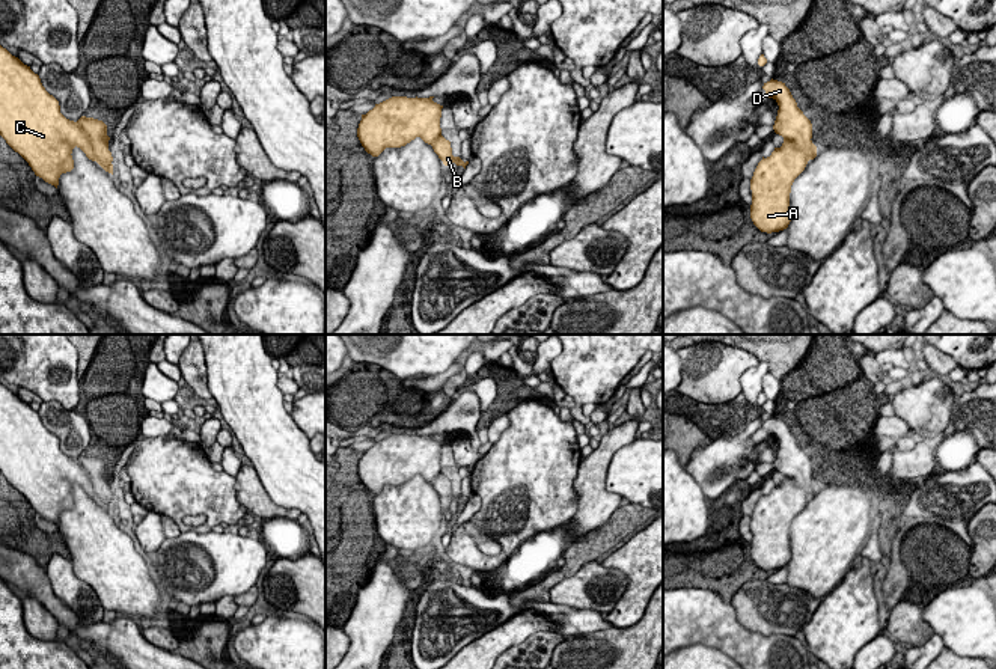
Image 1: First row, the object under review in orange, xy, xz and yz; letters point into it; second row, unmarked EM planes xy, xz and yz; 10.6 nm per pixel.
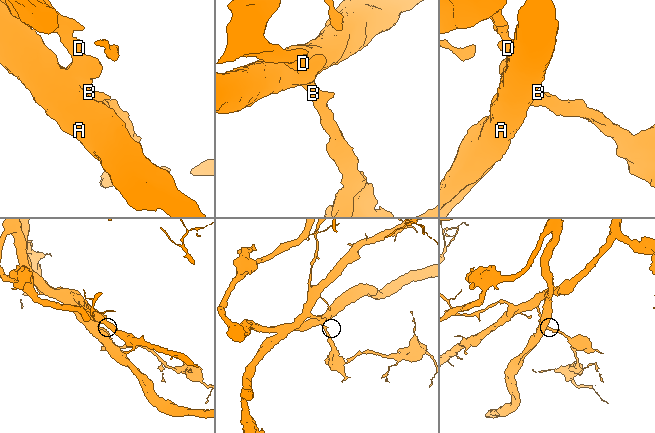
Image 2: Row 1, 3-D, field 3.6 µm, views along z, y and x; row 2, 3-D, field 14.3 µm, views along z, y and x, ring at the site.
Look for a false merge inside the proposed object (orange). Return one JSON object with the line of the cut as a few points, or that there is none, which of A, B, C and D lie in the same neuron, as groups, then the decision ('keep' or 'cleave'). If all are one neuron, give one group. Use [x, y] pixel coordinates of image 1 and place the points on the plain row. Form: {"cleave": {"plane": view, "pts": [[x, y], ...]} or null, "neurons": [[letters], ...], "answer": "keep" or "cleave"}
{"cleave": {"plane": "xy", "pts": [[76, 460], [86, 472], [98, 499]]}, "neurons": [["A", "C"], ["B", "D"]], "answer": "cleave"}

